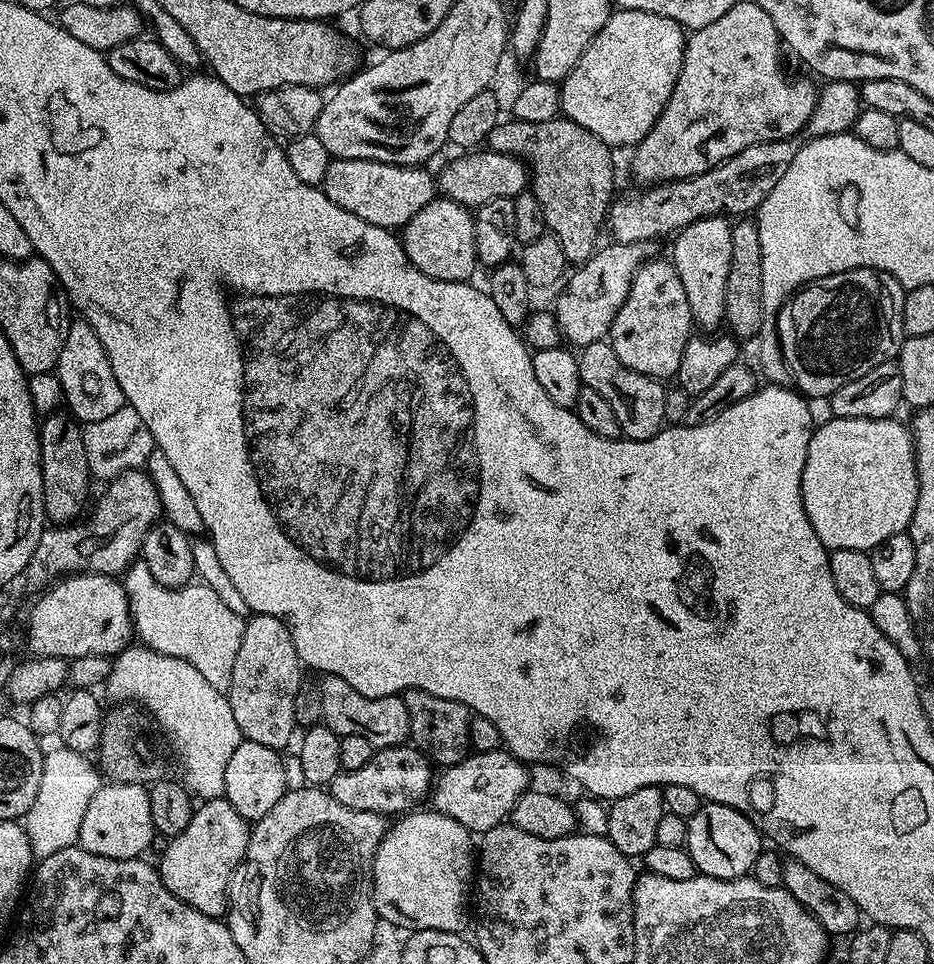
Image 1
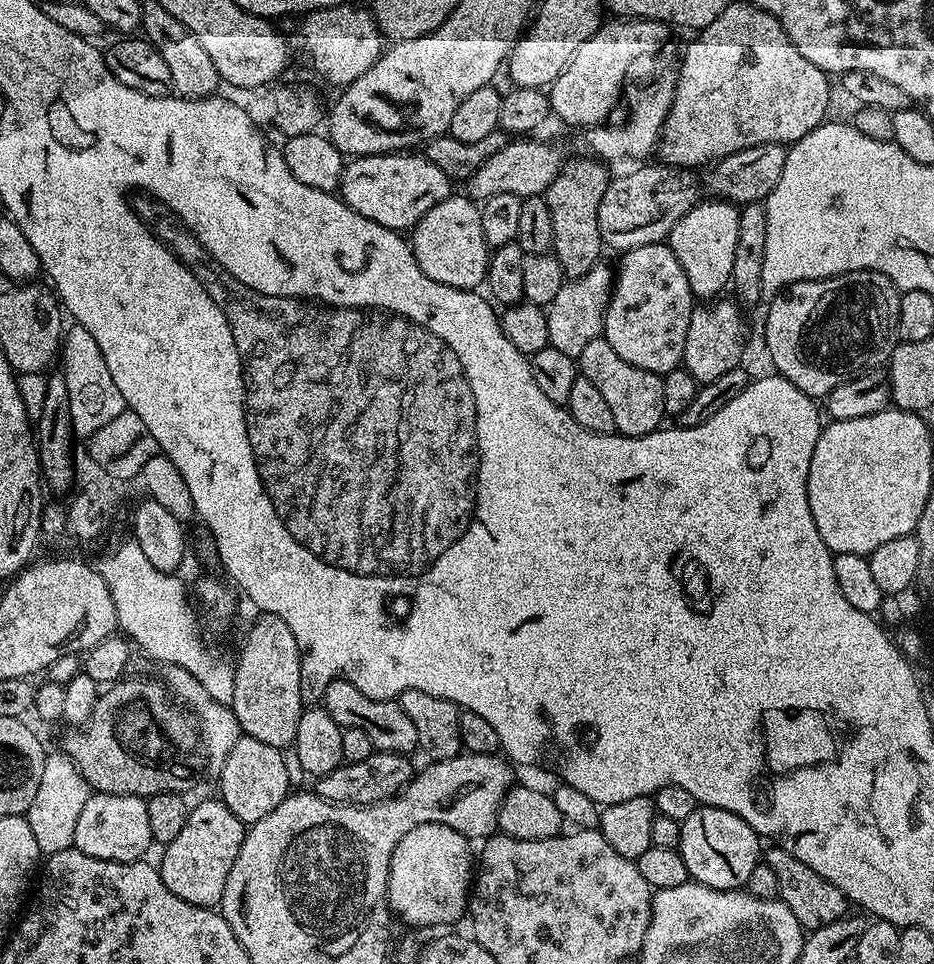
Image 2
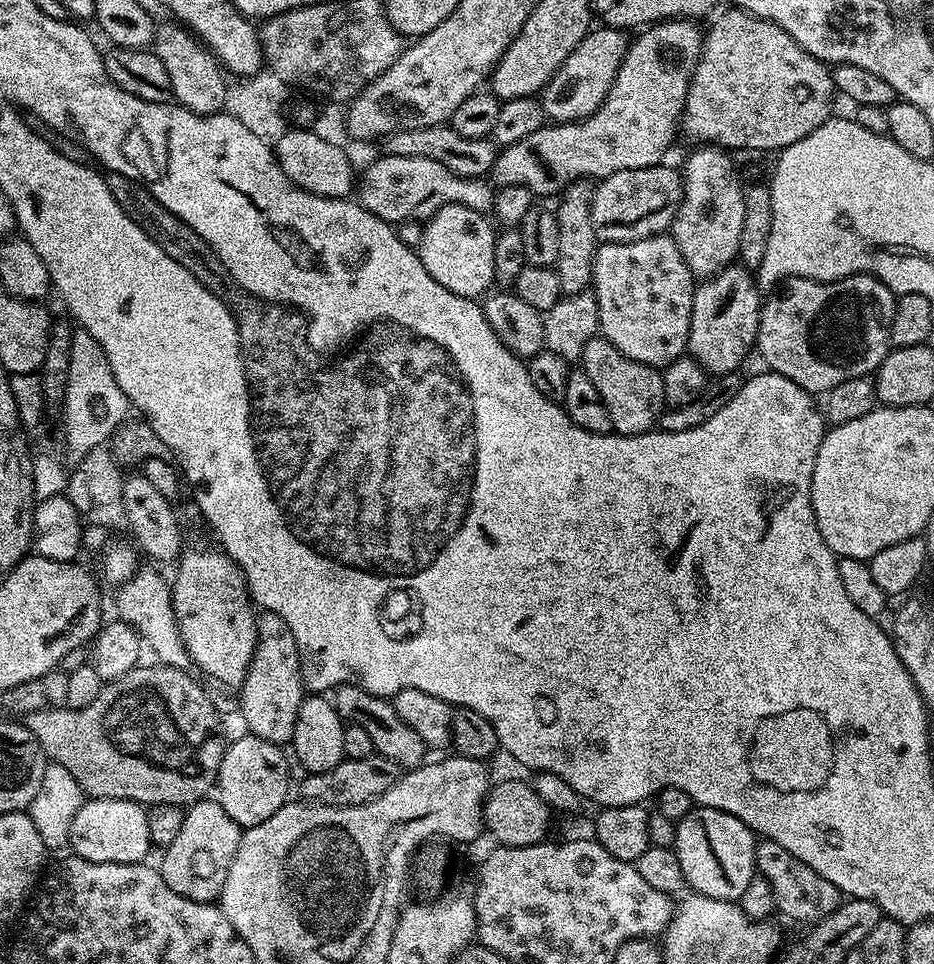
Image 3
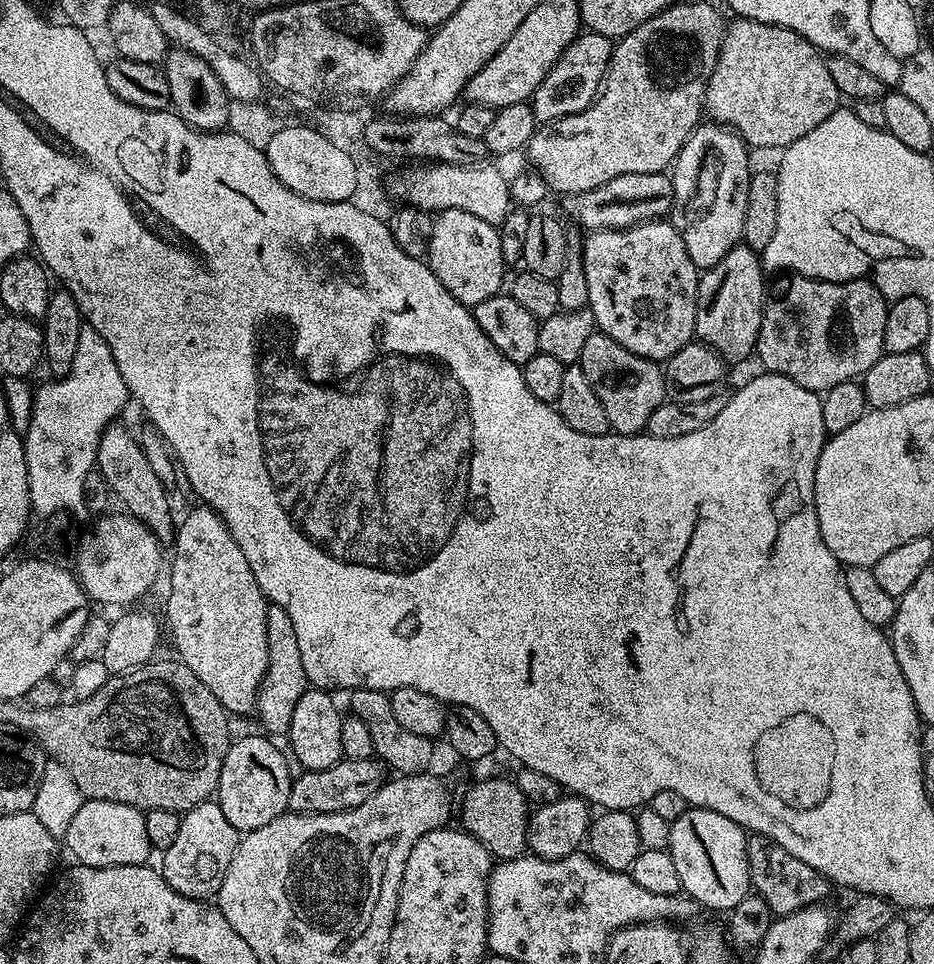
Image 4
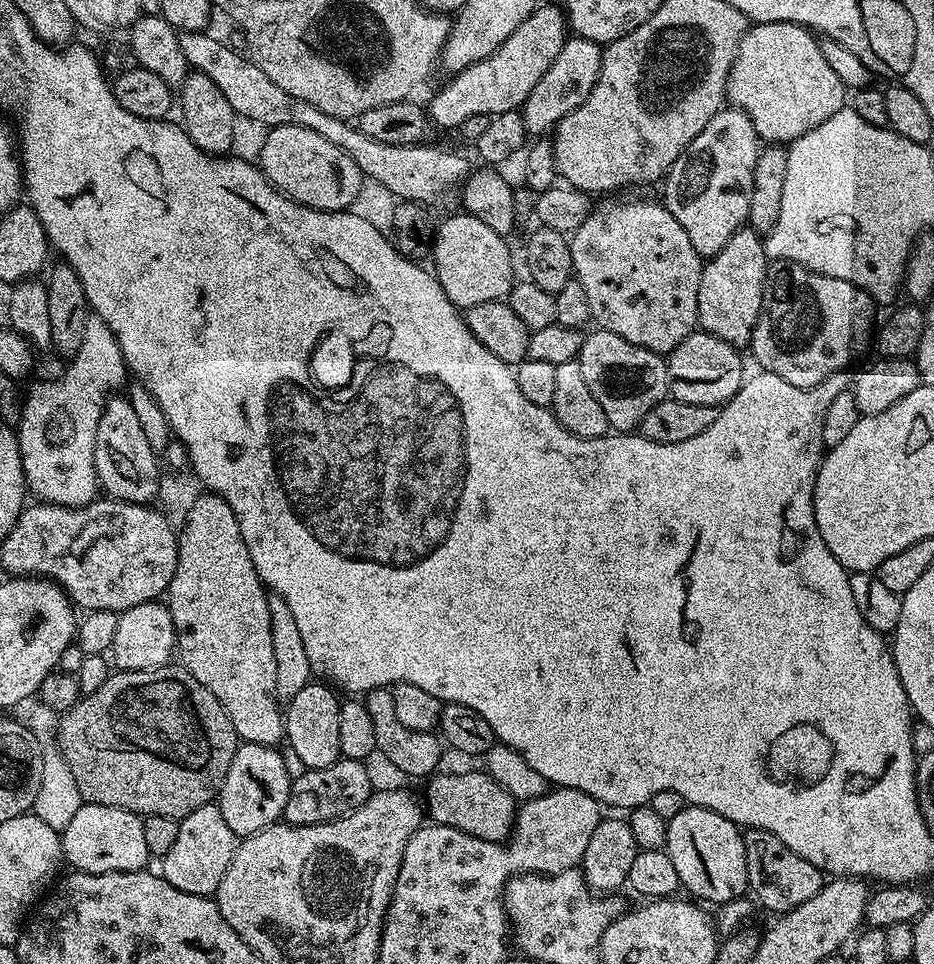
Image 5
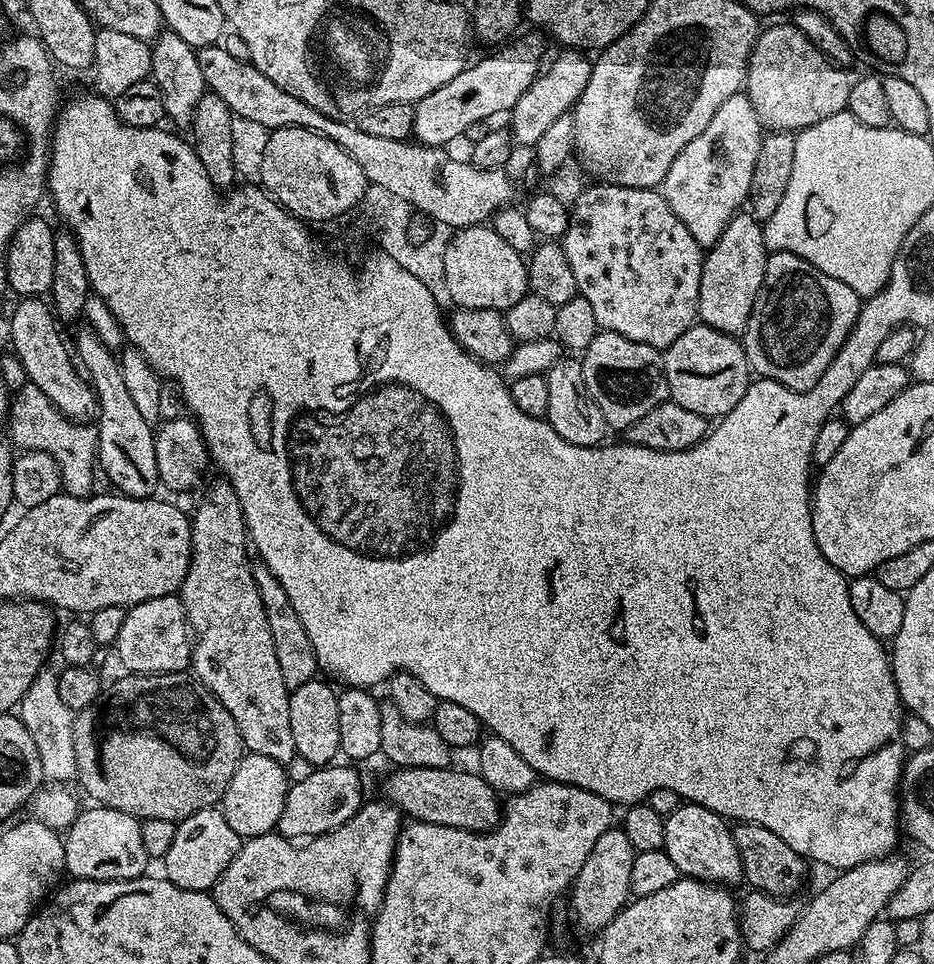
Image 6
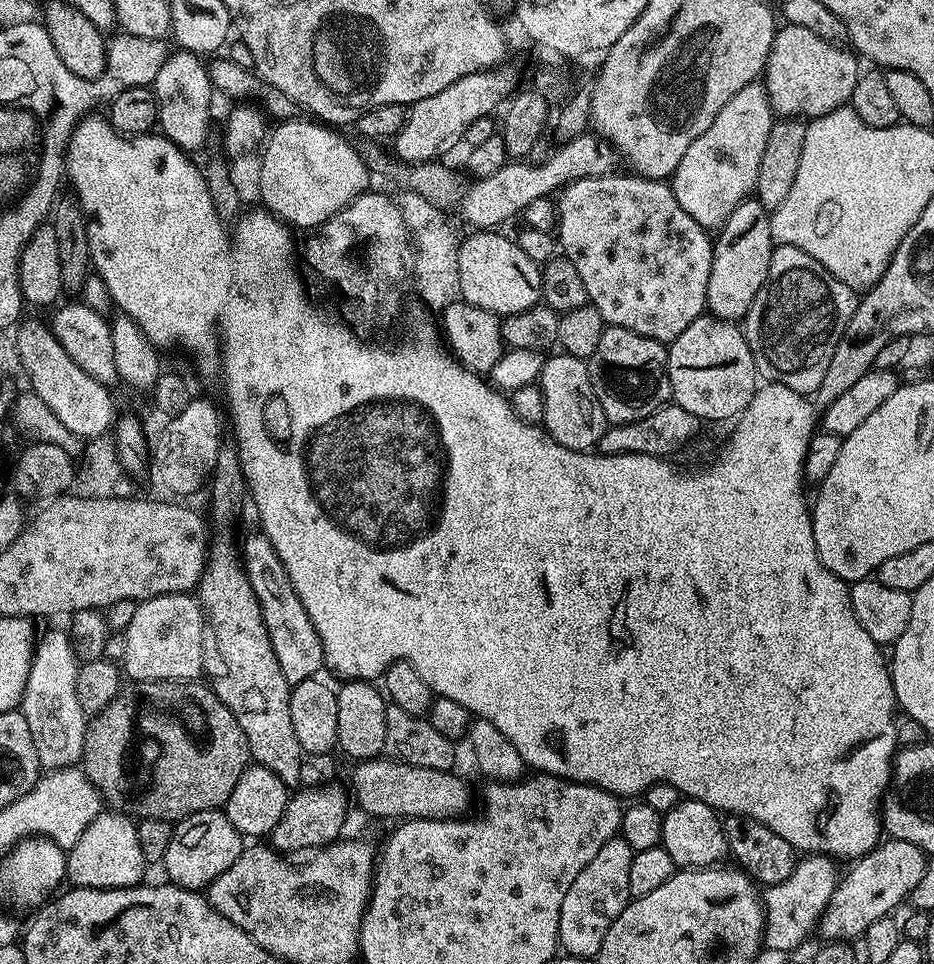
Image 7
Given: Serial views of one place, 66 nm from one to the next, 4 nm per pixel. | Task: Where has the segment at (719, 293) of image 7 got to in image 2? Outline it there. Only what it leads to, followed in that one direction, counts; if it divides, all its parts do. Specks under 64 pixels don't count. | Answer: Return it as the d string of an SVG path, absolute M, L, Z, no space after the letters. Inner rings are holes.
M717 298L693 307L690 330L686 330L686 350L682 367L695 378L697 385L714 382L721 374L741 367L744 356L744 316L735 299Z

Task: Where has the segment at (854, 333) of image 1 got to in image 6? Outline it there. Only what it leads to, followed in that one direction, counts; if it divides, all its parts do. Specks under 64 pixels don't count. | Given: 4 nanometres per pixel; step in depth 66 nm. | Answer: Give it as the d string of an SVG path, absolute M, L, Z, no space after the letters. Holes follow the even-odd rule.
M774 252L769 255L762 290L754 302L754 310L748 319L748 327L742 333L744 353L749 369L757 377L765 380L777 380L782 386L793 388L796 392L808 392L826 374L830 362L838 350L848 341L856 319L860 314L862 298L846 282L822 274L810 262L798 258L798 254Z

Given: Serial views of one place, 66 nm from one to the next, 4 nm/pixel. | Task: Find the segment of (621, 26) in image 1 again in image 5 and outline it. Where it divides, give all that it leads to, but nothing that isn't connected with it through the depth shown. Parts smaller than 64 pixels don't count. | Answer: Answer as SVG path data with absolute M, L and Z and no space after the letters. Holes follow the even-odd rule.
M575 34L569 35L562 50L558 50L558 58L554 58L554 66L550 66L550 70L542 74L542 82L538 82L534 90L530 90L524 103L522 115L529 137L540 138L551 133L562 117L586 102L600 73L601 55L601 45Z

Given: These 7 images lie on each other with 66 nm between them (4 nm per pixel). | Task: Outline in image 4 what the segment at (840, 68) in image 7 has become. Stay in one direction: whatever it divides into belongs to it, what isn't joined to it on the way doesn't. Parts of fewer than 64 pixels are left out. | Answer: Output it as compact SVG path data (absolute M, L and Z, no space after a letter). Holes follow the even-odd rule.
M736 18L733 21L733 24L731 21L727 25L714 74L710 74L706 97L707 115L715 123L733 128L745 144L753 149L789 148L798 142L798 138L802 138L802 134L810 134L814 126L826 122L826 118L830 118L830 114L841 107L842 97L838 86L834 86L834 78L830 78L828 61L820 49L806 42L806 38L794 30L777 24L763 24L757 20Z

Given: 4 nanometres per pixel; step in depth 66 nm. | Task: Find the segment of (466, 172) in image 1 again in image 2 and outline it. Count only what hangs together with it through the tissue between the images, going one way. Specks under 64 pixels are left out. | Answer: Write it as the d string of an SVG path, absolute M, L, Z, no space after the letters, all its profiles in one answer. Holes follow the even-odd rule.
M536 138L513 139L506 147L500 148L498 154L490 154L490 158L486 158L486 162L482 162L476 173L466 181L467 195L477 202L494 198L494 194L514 194L521 198L543 196L550 182L554 182L560 173L566 156L554 145L532 139Z

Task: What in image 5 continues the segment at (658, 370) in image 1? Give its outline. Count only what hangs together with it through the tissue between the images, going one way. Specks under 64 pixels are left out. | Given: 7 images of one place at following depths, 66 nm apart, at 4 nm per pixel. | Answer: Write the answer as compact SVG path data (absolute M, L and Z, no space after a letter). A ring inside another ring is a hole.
M632 200L629 204L604 204L593 207L580 226L571 233L574 279L586 290L592 320L599 327L634 342L651 352L667 354L698 328L698 282L702 282L705 261L694 250L686 230L663 203Z

